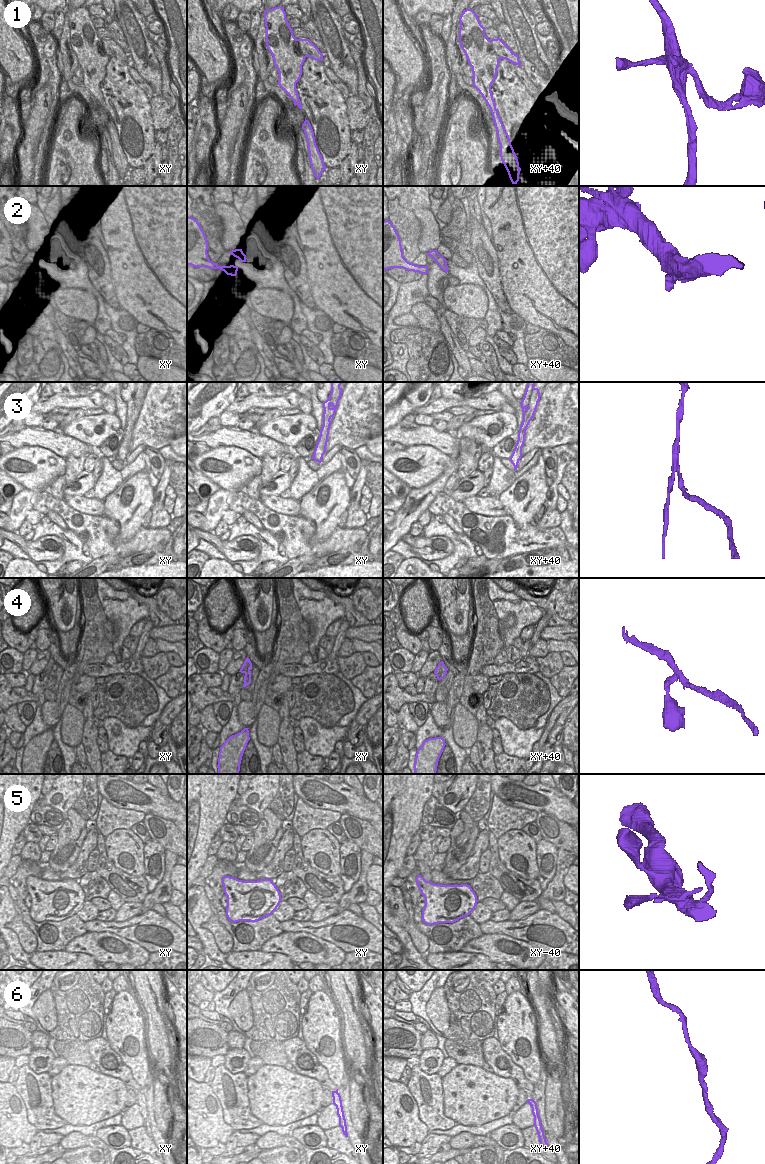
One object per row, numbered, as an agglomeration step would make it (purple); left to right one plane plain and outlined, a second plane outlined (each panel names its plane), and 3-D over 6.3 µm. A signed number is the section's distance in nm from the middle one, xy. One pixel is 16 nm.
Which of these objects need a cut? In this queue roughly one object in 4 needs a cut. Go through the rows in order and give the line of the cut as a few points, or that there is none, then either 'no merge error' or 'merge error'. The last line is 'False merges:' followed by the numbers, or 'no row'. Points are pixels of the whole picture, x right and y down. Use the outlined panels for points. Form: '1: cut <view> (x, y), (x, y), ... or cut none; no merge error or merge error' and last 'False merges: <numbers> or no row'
1: cut xy (296, 39), (296, 48), (305, 57); merge error
2: cut none; no merge error
3: cut xy+40 (515, 445), (521, 451); merge error
4: cut xy+40 (442, 661), (442, 669), (436, 674); merge error
5: cut none; no merge error
6: cut none; no merge error
False merges: 1, 3, 4

